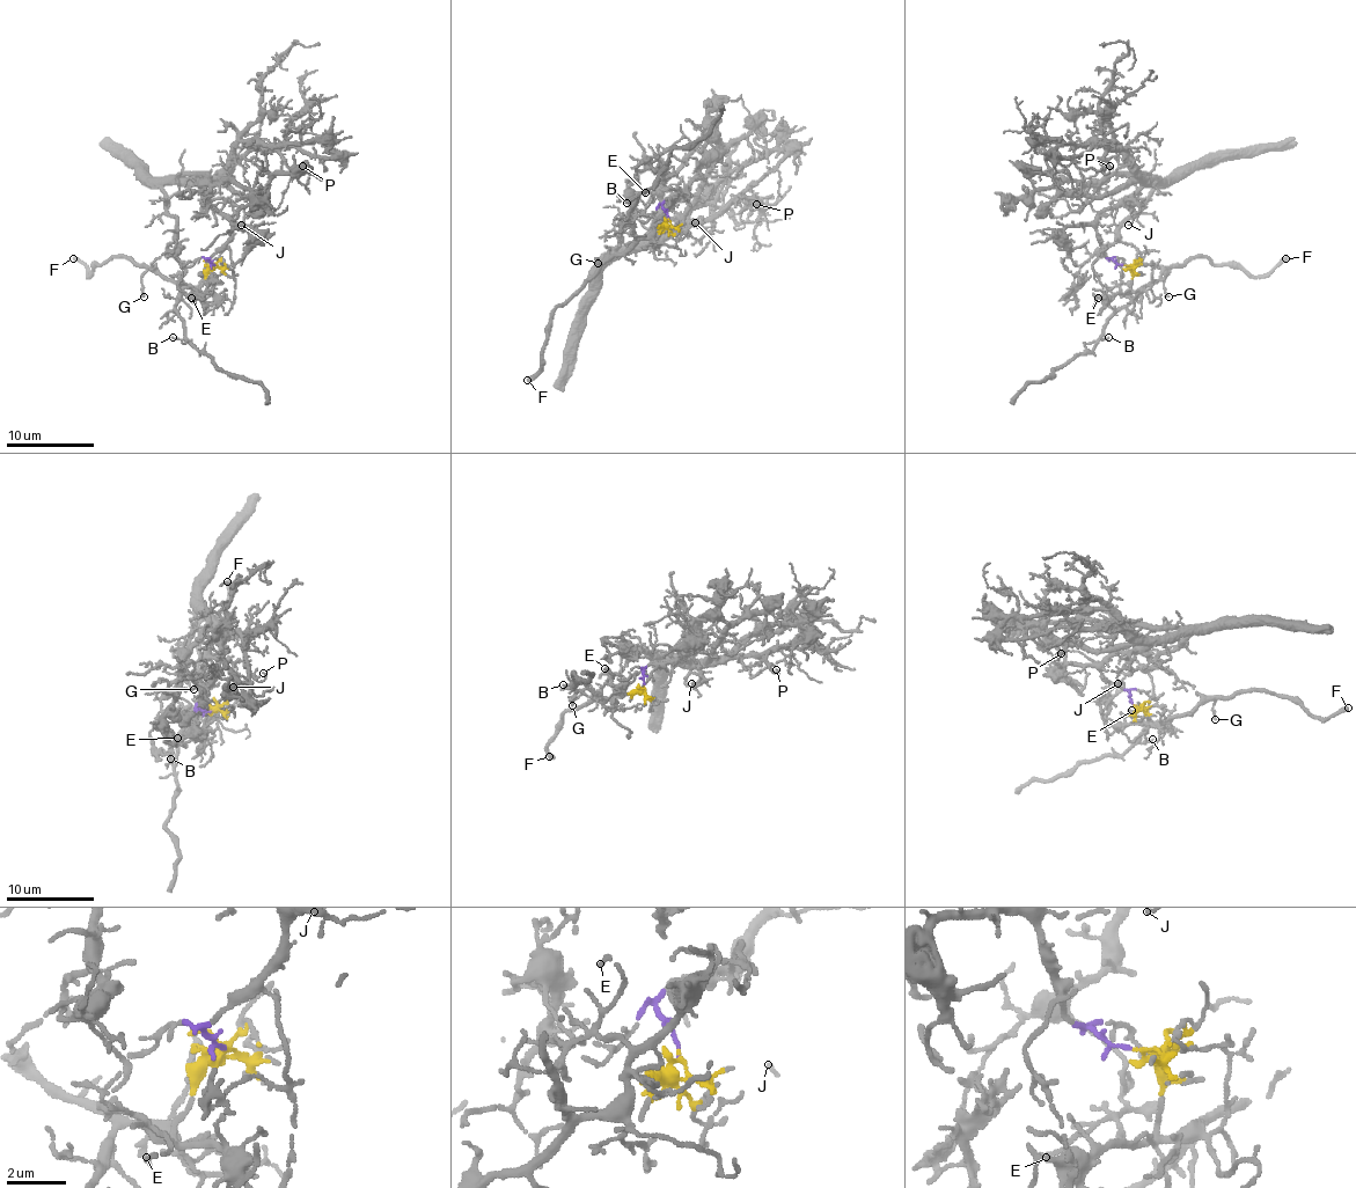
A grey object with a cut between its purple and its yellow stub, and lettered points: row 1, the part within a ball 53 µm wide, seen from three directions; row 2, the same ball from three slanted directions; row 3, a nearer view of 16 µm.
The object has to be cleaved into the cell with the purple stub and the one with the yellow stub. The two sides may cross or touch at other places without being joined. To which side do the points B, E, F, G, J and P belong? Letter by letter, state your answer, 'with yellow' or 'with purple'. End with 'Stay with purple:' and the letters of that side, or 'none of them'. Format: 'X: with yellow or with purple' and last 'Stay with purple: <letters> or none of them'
B: with yellow
E: with yellow
F: with yellow
G: with yellow
J: with purple
P: with purple
Stay with purple: J, P

